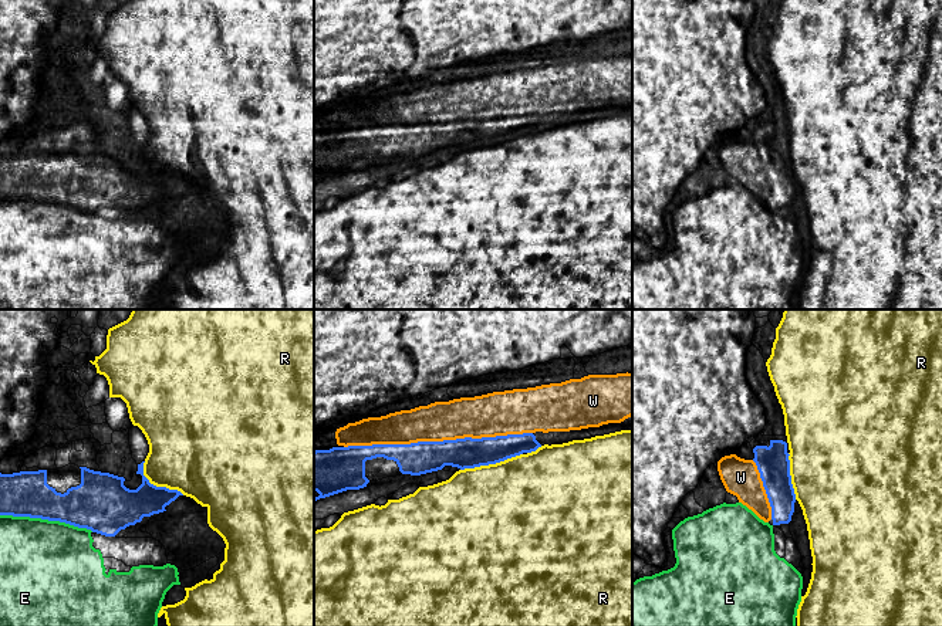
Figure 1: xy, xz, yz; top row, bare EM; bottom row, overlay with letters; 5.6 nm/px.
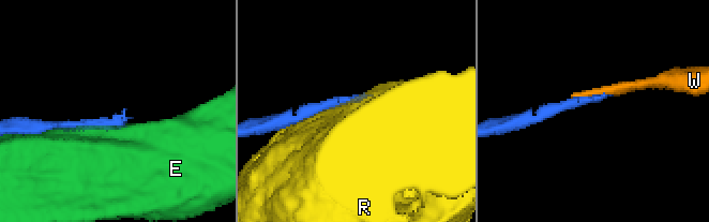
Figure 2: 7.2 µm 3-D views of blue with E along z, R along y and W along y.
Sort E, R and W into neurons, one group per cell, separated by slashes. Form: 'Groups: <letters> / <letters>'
Groups: E / R / W

